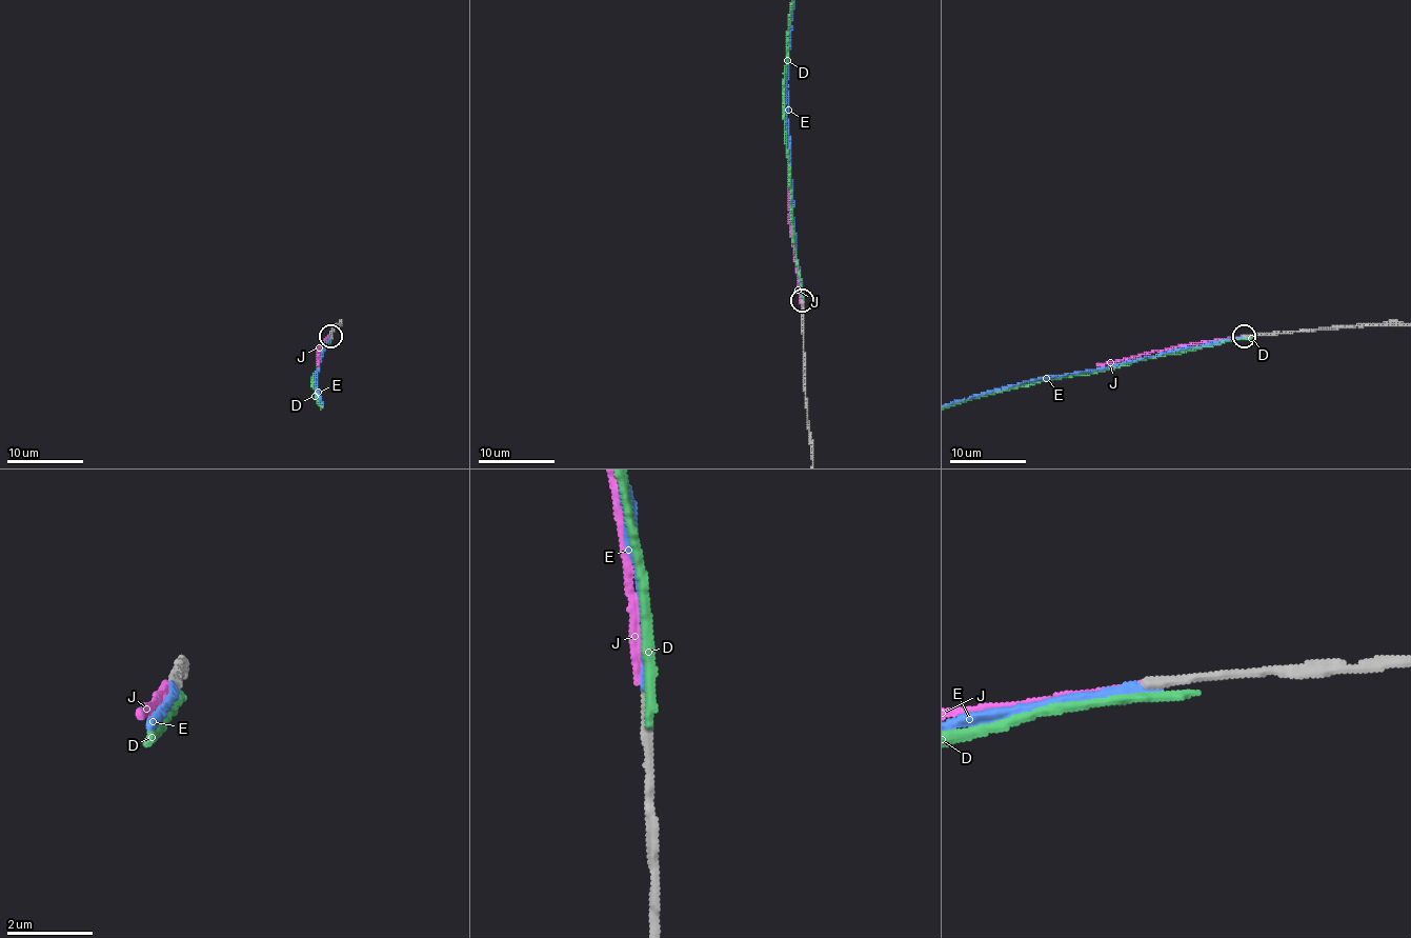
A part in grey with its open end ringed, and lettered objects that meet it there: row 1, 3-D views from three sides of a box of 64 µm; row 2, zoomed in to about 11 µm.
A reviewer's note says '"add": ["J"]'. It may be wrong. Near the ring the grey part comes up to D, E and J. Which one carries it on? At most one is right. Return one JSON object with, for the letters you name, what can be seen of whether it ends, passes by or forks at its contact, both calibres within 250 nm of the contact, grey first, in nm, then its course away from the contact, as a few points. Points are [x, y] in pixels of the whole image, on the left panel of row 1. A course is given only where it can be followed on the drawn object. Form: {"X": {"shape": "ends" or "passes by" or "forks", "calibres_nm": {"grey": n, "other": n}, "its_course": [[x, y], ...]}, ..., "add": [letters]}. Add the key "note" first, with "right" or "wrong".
{"note": "wrong", "add": []}

